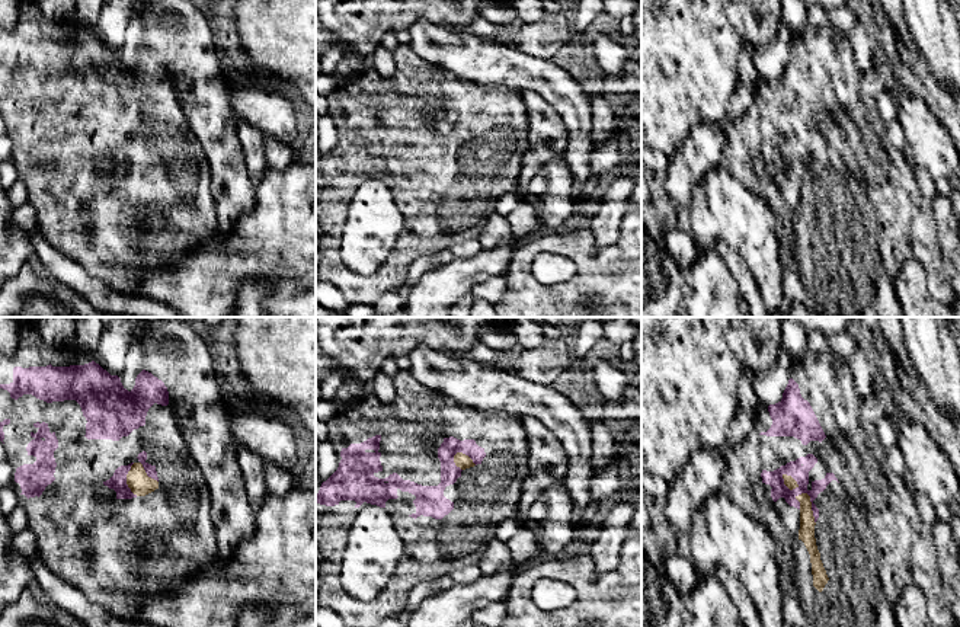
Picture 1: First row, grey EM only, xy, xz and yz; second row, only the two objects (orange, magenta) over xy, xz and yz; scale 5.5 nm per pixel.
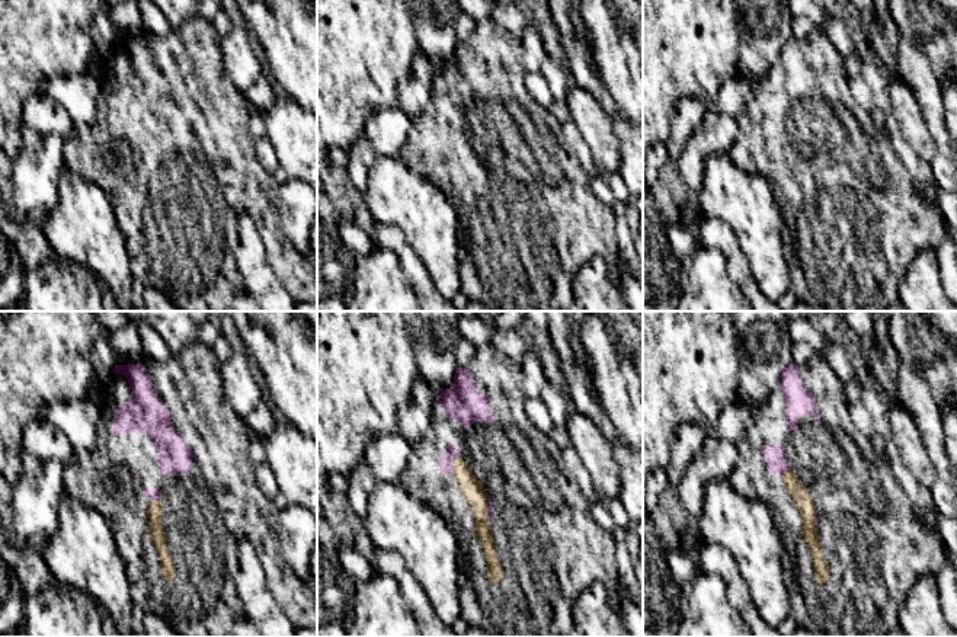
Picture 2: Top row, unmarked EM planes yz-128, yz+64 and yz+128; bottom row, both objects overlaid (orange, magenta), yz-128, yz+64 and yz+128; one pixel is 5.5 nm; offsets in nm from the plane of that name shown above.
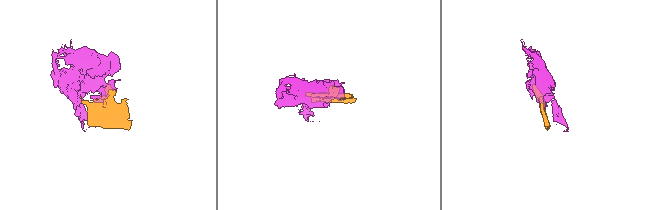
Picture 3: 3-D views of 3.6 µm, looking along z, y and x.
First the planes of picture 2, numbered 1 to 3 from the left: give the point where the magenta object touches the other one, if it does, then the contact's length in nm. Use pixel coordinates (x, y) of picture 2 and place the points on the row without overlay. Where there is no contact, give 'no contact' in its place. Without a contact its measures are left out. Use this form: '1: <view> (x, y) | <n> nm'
1: yz-128 (154, 175) | 60 nm
2: yz+64 (454, 140) | 110 nm
3: yz+128 (786, 146) | 70 nm

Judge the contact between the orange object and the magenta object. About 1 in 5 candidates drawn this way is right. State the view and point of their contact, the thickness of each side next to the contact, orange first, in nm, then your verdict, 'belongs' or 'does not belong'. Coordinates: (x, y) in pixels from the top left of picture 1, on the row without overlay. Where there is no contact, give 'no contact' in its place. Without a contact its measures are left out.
yz (810, 178) | 90/100 nm | belongs

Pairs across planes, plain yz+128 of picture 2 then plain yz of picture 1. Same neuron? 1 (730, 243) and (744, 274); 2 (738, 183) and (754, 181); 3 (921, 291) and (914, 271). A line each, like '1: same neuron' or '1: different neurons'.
1: same neuron
2: different neurons
3: same neuron

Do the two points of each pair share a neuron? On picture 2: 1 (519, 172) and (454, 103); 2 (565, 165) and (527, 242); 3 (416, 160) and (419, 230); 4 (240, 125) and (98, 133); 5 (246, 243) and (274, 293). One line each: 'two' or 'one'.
1: one
2: one
3: two
4: two
5: one

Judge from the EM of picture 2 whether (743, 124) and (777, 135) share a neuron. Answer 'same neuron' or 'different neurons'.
different neurons

